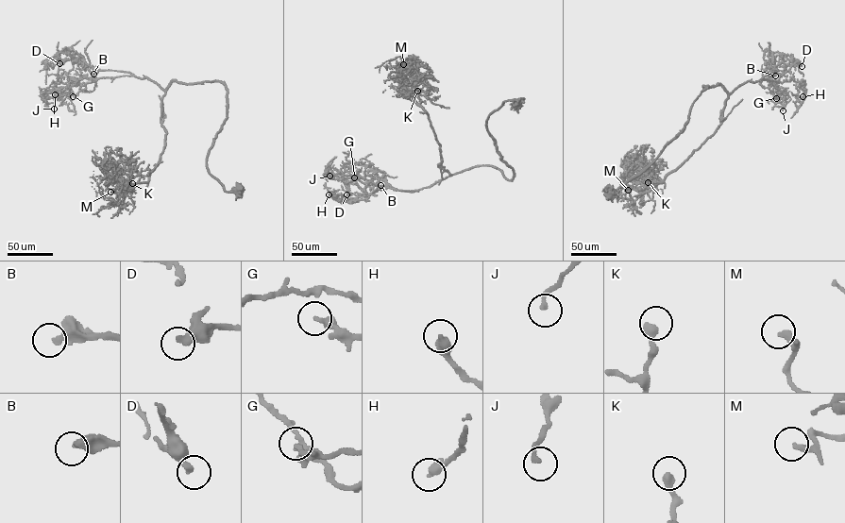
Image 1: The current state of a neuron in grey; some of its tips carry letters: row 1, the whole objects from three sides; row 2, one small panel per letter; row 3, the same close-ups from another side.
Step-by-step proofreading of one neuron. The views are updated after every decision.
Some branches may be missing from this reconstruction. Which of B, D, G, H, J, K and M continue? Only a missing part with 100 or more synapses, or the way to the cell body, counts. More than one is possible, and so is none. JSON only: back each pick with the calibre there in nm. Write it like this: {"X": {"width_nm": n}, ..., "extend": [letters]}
{"B": {"width_nm": 340}, "D": {"width_nm": 320}, "extend": ["B", "D"]}

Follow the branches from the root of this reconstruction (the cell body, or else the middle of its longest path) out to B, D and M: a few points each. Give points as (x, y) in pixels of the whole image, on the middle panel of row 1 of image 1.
B: (516, 102), (504, 100), (486, 123), (513, 169), (511, 180), (477, 165), (417, 191), (380, 185)
D: (516, 102), (504, 100), (486, 123), (513, 169), (511, 180), (477, 165), (417, 190), (346, 194)
M: (516, 102), (486, 123), (512, 178), (487, 165), (451, 175), (438, 167), (416, 69), (403, 64)

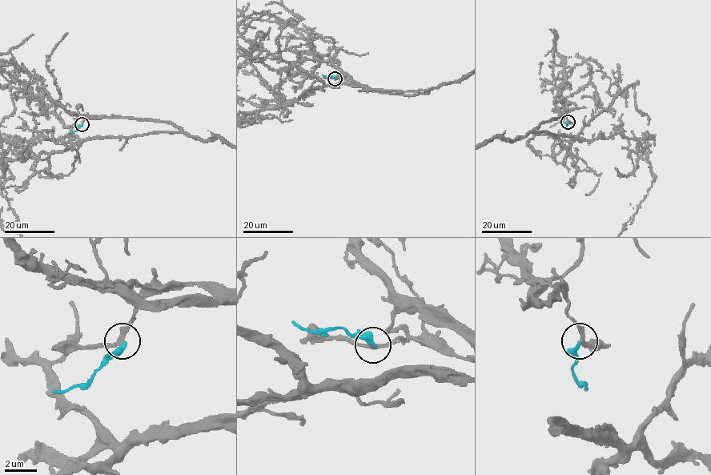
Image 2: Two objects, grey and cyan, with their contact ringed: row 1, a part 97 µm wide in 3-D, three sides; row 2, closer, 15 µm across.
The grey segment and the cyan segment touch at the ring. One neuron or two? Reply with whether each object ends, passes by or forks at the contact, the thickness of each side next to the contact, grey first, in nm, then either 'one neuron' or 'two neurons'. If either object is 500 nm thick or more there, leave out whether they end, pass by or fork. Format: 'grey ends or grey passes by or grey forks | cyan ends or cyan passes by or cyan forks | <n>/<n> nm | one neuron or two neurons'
grey passes by | cyan ends | 260/320 nm | two neurons

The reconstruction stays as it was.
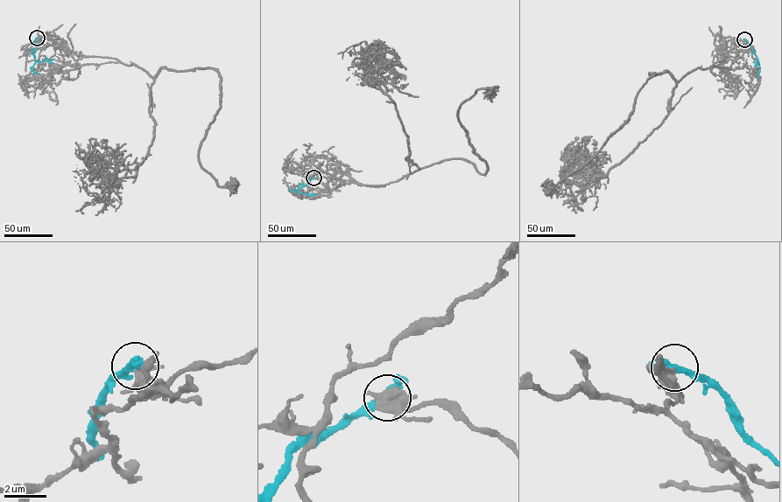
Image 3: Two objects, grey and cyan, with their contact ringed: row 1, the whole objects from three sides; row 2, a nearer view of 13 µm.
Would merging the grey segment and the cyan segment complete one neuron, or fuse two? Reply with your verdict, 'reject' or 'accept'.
reject

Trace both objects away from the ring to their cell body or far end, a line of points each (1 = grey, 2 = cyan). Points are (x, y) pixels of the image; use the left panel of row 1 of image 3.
1: (37, 38), (81, 66), (217, 70), (220, 107), (198, 156), (232, 186)
2: (37, 38), (35, 60), (55, 59)

